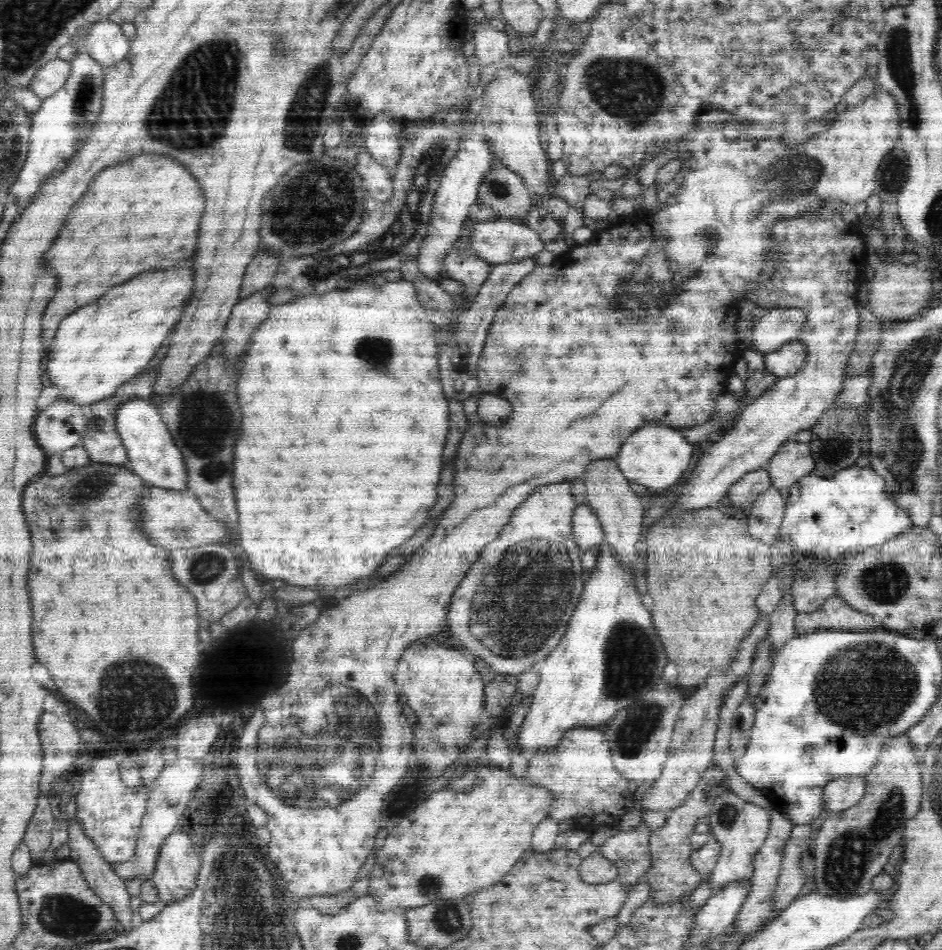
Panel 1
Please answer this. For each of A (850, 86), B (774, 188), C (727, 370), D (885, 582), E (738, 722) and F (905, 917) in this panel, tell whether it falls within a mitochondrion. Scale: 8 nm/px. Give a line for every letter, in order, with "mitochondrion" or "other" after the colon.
A: other
B: mitochondrion
C: other
D: mitochondrion
E: other
F: other

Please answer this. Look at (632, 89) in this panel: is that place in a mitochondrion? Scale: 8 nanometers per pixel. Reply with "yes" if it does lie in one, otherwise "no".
yes

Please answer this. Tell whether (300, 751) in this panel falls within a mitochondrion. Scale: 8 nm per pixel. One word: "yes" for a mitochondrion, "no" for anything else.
yes

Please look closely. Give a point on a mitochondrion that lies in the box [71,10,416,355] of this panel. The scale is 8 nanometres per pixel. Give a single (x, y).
(206, 79)

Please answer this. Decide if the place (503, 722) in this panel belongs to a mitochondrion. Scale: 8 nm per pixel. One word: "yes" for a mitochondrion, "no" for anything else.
no

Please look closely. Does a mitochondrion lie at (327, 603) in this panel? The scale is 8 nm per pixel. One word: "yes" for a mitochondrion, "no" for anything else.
no

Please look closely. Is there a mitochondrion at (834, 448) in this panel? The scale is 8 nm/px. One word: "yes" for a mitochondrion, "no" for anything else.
yes

